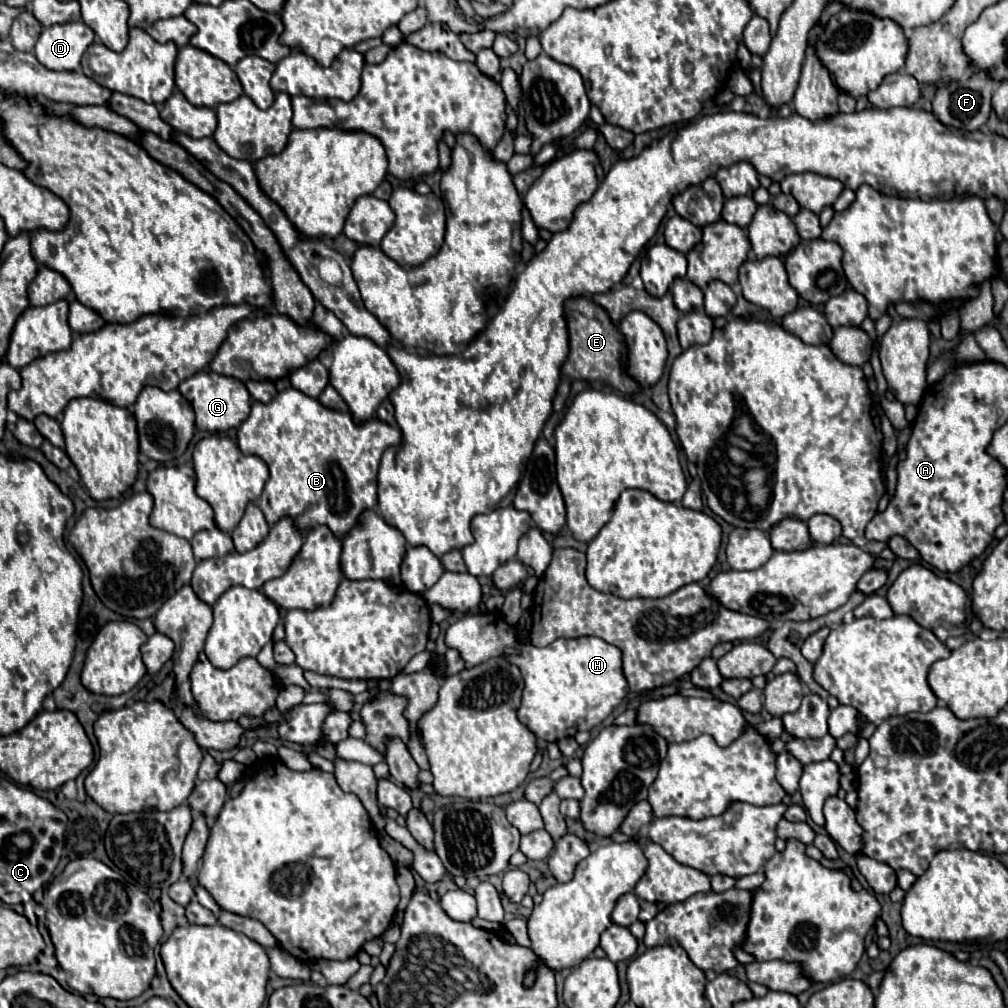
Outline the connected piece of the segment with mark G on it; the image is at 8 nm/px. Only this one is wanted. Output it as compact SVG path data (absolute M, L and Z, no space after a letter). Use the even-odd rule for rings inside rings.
M198 371L196 375L184 379L178 385L178 391L184 399L190 401L194 413L196 413L196 427L200 431L228 431L234 427L240 427L240 423L248 417L250 411L250 395L238 379L224 379L224 375L212 375L212 371Z

